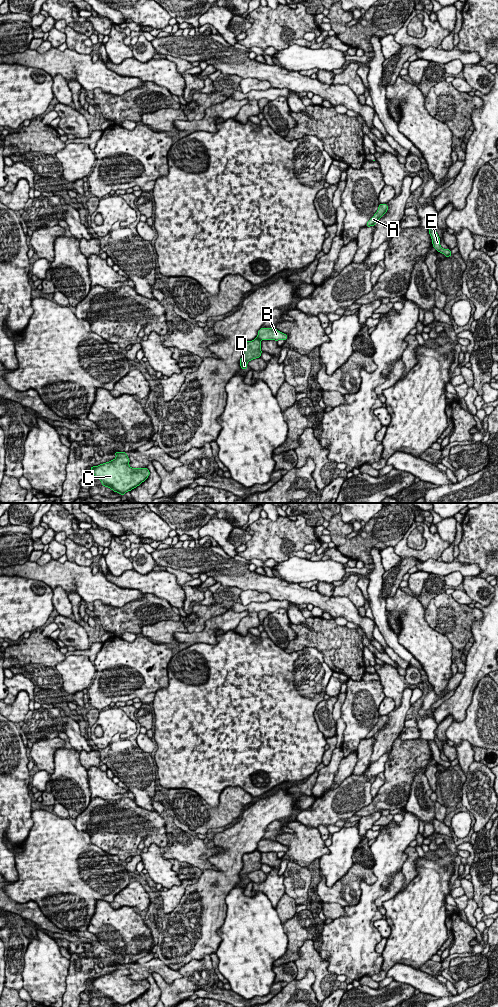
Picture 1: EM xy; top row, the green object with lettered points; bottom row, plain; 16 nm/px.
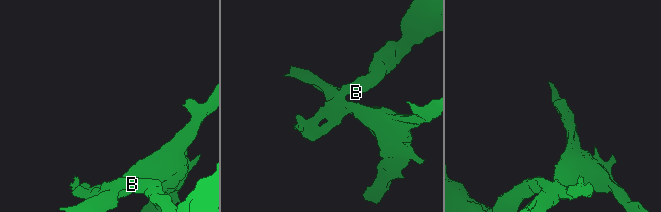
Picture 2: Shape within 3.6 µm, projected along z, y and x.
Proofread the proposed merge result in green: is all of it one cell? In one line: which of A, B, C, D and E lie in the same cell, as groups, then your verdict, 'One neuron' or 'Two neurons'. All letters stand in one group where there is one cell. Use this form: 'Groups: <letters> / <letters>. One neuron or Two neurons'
Groups: A C D E / B. Two neurons

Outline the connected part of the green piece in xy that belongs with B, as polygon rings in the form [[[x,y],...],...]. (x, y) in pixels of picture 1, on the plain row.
[[[262,839],[258,843],[257,850],[260,852],[271,852],[272,851],[272,852],[278,853],[278,852],[286,852],[288,848],[278,843],[277,841]]]

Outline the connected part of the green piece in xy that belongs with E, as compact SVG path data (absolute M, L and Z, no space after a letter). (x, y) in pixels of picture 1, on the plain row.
M429 740L428 741L429 743L429 746L431 748L431 751L432 751L432 756L433 756L433 759L436 761L436 763L444 766L446 769L450 769L452 766L451 766L451 763L450 761L443 761L441 758L440 758L440 750L435 742L435 740Z

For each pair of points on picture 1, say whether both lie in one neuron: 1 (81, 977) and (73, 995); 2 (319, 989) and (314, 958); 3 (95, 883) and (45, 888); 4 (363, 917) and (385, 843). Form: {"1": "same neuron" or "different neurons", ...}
{"1": "same neuron", "2": "same neuron", "3": "same neuron", "4": "same neuron"}

